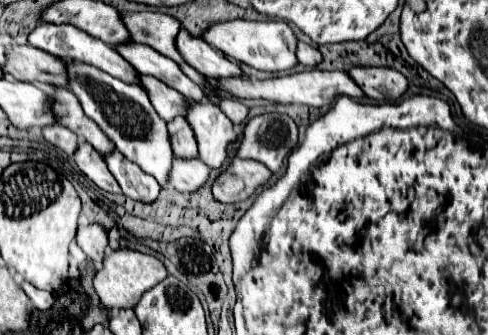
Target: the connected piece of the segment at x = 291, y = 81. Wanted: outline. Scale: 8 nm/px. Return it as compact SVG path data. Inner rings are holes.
M310 70L310 72L300 72L300 74L290 74L282 78L272 78L272 80L254 80L254 78L230 78L230 80L214 80L210 82L212 86L218 86L222 90L232 92L238 98L264 98L270 102L280 102L280 104L306 104L314 108L330 106L338 96L350 96L350 98L364 98L364 92L350 80L348 72L334 70L334 72L324 72L324 70Z

